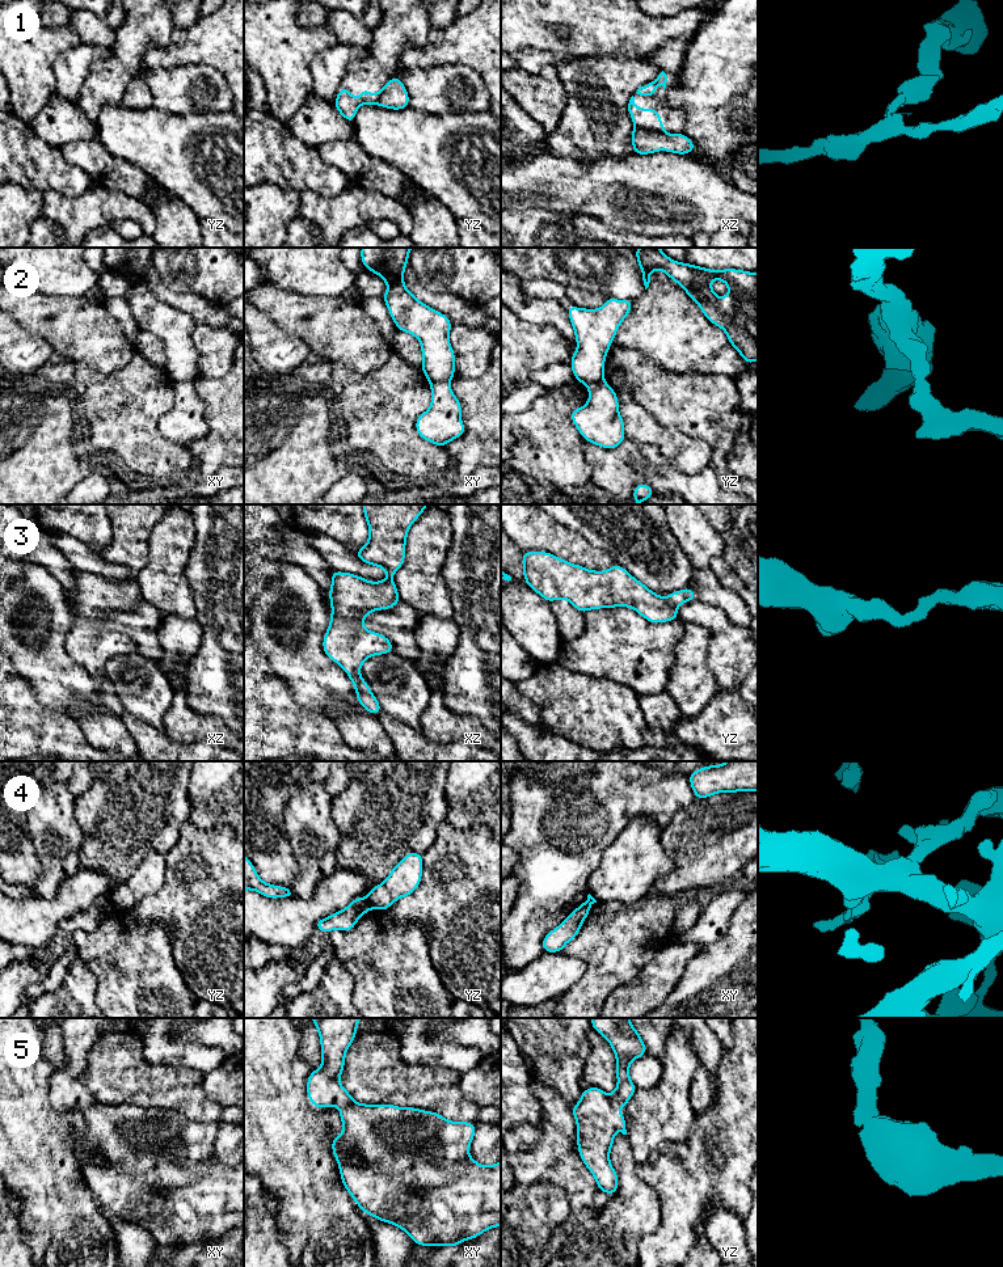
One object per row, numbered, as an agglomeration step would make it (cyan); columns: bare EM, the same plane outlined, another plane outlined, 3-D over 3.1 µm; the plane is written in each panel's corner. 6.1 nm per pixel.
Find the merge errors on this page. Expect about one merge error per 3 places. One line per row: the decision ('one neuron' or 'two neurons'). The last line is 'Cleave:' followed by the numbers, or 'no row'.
1: two neurons
2: two neurons
3: one neuron
4: two neurons
5: one neuron
Cleave: 1, 2, 4

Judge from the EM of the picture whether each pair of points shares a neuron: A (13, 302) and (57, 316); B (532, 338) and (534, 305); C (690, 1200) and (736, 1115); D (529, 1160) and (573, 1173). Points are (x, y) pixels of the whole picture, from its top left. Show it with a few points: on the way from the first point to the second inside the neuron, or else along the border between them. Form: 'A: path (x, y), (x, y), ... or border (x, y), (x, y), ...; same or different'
A: path (24, 305), (41, 315), (46, 315); same
B: border (514, 313), (532, 324), (552, 325), (561, 336); different
C: path (712, 1178), (721, 1174), (728, 1165), (730, 1137); same
D: path (539, 1161), (547, 1169), (563, 1170); same

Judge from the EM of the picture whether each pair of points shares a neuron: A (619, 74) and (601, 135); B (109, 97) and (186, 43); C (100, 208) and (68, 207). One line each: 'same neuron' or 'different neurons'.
A: same neuron
B: different neurons
C: same neuron

